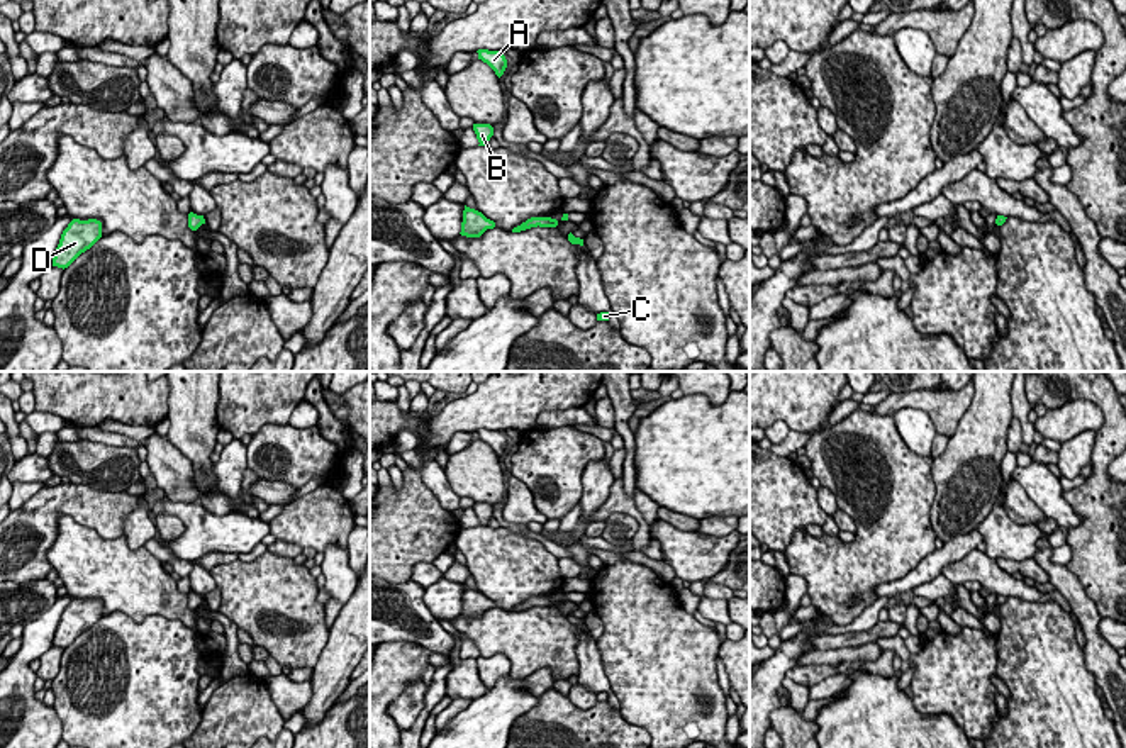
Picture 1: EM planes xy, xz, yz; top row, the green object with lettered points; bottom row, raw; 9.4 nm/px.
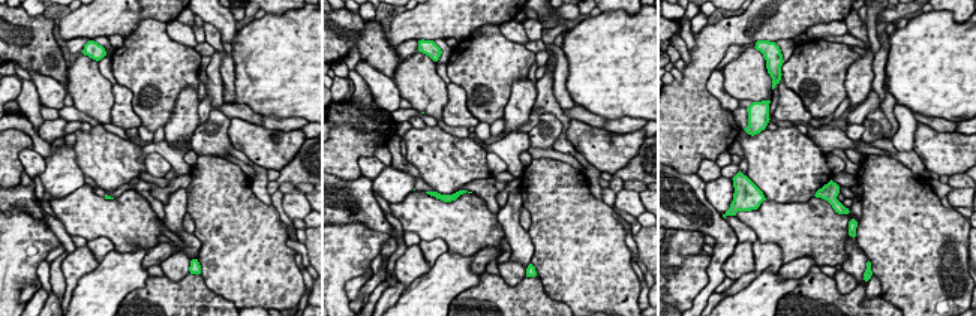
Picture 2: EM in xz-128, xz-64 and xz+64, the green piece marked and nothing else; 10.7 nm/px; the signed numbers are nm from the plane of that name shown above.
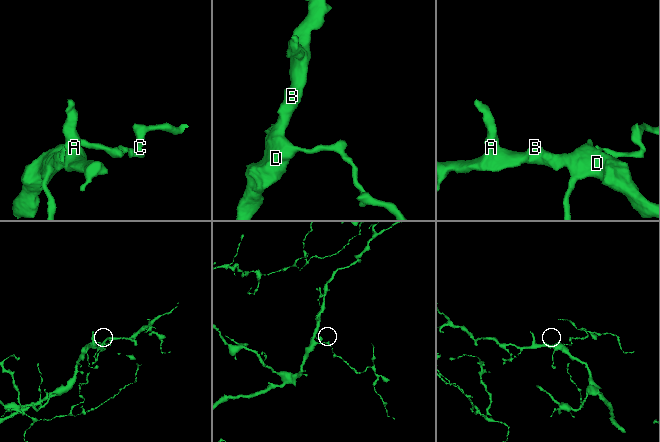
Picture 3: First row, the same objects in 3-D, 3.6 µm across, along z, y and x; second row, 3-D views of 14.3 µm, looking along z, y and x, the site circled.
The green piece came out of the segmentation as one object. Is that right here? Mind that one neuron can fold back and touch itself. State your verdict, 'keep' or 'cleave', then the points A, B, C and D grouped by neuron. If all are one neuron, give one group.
cleave; A B D / C

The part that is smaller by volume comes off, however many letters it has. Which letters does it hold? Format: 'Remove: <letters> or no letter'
Remove: C

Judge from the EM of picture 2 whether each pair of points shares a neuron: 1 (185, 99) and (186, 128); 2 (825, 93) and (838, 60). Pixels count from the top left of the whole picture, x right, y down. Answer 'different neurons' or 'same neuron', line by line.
1: same neuron
2: same neuron

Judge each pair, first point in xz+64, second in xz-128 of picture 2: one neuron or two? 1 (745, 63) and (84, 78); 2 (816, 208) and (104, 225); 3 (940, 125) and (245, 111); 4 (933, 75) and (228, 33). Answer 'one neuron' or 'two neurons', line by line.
1: one neuron
2: one neuron
3: one neuron
4: two neurons

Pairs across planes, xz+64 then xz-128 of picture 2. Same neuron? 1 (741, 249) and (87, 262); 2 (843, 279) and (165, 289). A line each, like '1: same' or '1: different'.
1: same
2: different

